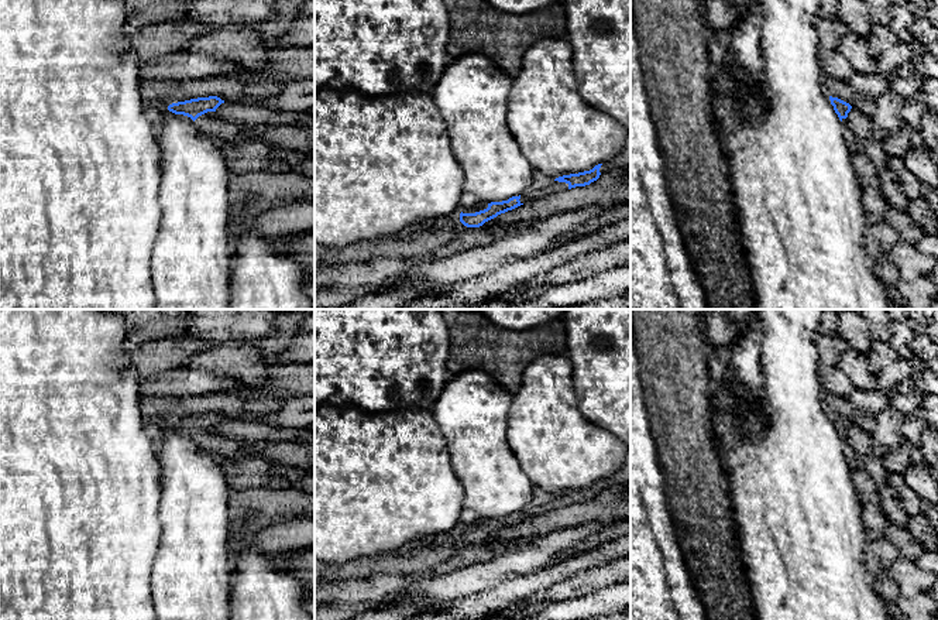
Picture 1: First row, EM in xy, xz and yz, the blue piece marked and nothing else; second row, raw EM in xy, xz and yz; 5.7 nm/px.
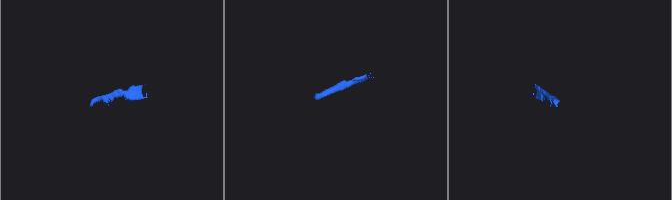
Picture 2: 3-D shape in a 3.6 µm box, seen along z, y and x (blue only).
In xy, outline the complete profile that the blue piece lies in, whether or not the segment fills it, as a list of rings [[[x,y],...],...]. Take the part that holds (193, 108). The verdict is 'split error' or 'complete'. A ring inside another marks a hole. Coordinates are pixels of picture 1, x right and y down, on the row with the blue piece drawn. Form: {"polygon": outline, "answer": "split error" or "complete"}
{"polygon": [[[217,96],[197,97],[172,103],[168,106],[168,110],[190,117],[199,131],[209,134],[219,143],[234,143],[236,138],[241,137],[245,126],[214,117],[212,113],[216,112],[221,103],[224,103],[224,100]]], "answer": "split error"}

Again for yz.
{"polygon": [[[829,96],[831,105],[834,106],[835,113],[838,114],[841,124],[842,124],[842,133],[845,137],[845,141],[848,144],[848,148],[852,153],[858,153],[859,151],[859,141],[856,138],[856,136],[852,133],[852,130],[848,126],[846,117],[848,113],[851,112],[852,106],[838,97],[832,97]]], "answer": "split error"}

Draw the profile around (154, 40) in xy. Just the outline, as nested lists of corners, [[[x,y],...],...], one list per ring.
[[[179,18],[141,28],[130,28],[128,37],[133,52],[140,62],[145,62],[158,55],[185,51],[197,38],[213,30],[216,28],[189,18]]]

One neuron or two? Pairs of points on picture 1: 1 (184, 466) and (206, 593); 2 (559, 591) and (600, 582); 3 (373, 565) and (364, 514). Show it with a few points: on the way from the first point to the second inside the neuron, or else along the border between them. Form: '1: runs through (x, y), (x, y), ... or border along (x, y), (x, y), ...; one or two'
1: runs through (193, 497), (193, 562); one
2: runs through (569, 588), (590, 582); one
3: border along (398, 550), (357, 557), (339, 565); two

